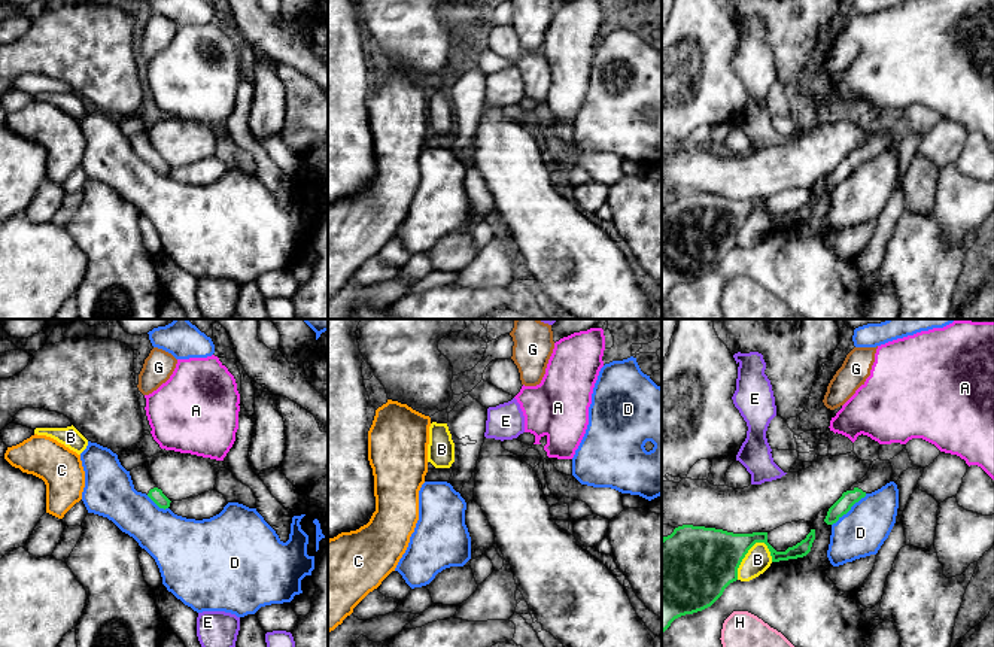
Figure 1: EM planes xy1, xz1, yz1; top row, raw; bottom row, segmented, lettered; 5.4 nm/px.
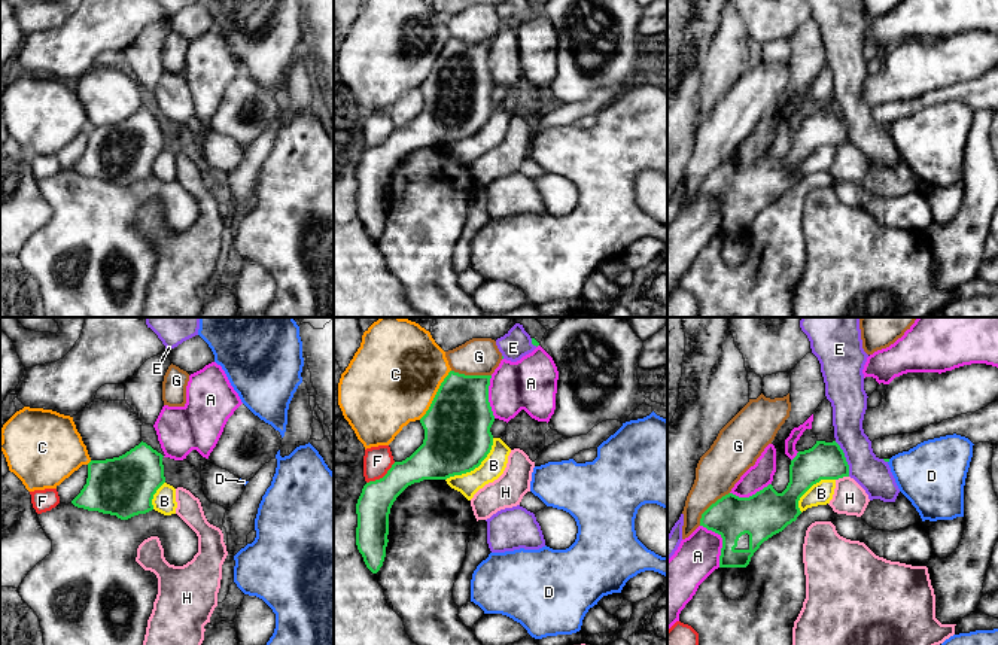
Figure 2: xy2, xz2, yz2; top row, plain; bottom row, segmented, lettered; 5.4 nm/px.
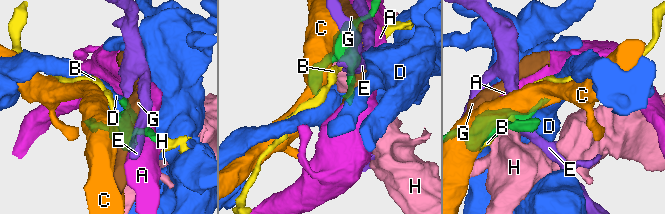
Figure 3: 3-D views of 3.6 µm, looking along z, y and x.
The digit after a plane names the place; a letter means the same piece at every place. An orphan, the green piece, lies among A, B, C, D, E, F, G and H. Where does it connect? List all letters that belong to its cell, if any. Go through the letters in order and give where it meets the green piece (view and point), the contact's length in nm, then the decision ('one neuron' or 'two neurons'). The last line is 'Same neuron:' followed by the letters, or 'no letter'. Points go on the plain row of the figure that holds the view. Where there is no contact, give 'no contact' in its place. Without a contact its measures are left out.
A: contact yz2 (723, 209); length 260 nm; two neurons
B: contact yz1 (744, 222); length 260 nm; two neurons
C: contact xz2 (435, 61); length 320 nm; two neurons
D: contact yz1 (848, 176); length 260 nm; two neurons
E: contact yz2 (845, 125); length 200 nm; two neurons
F: contact xz2 (383, 143); length 200 nm; two neurons
G: contact xz2 (471, 42); length 220 nm; two neurons
H: contact yz2 (842, 143); length 80 nm; two neurons
Same neuron: no letter

